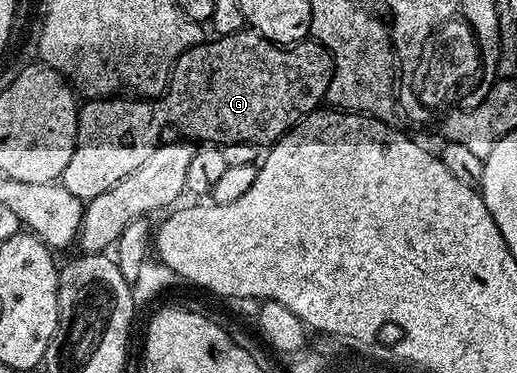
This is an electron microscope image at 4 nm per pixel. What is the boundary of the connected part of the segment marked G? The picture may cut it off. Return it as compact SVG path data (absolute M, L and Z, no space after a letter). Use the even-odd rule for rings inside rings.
M254 30L220 36L212 41L212 44L201 43L181 54L162 96L135 98L139 100L91 98L86 101L87 105L79 108L79 129L73 156L69 158L69 166L65 166L61 177L69 194L86 202L109 190L109 186L117 186L117 182L125 178L125 174L133 174L133 170L137 170L137 166L141 166L149 158L159 144L159 131L167 124L174 124L184 137L195 142L220 146L233 142L270 146L298 124L308 112L316 111L324 103L333 65L331 55L322 44L300 42L280 46L272 44Z

